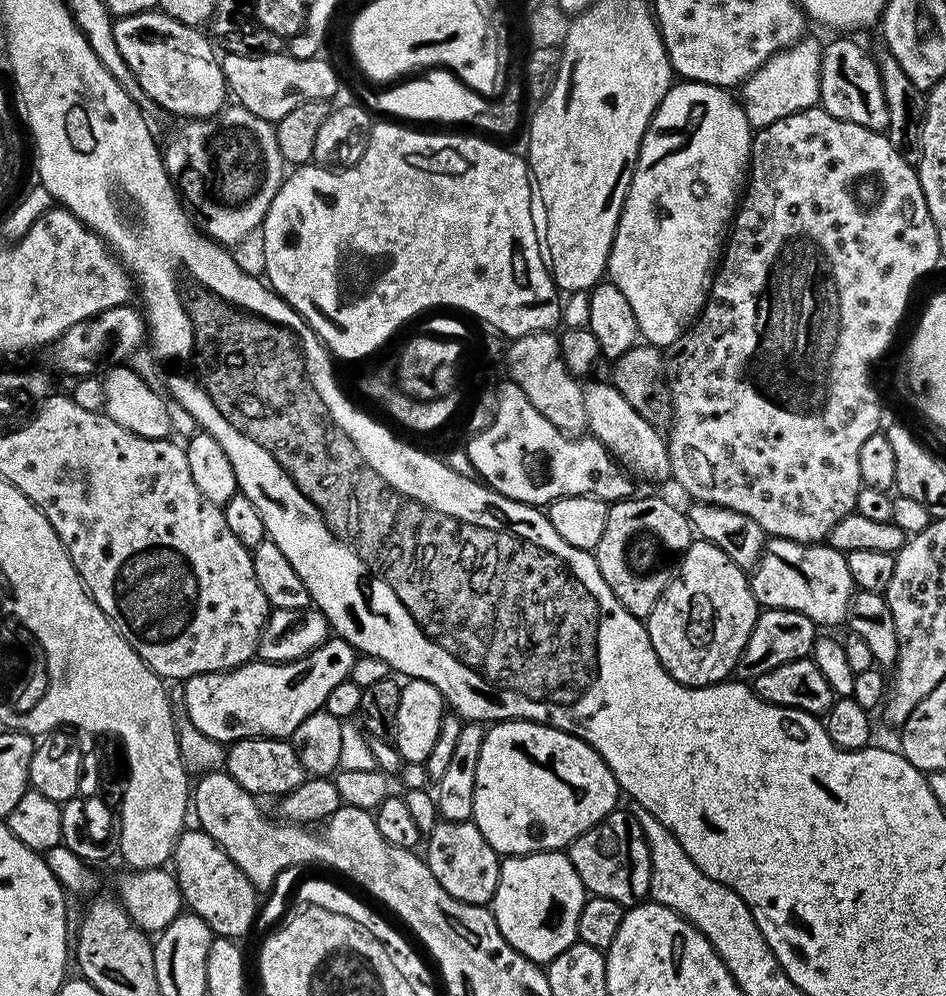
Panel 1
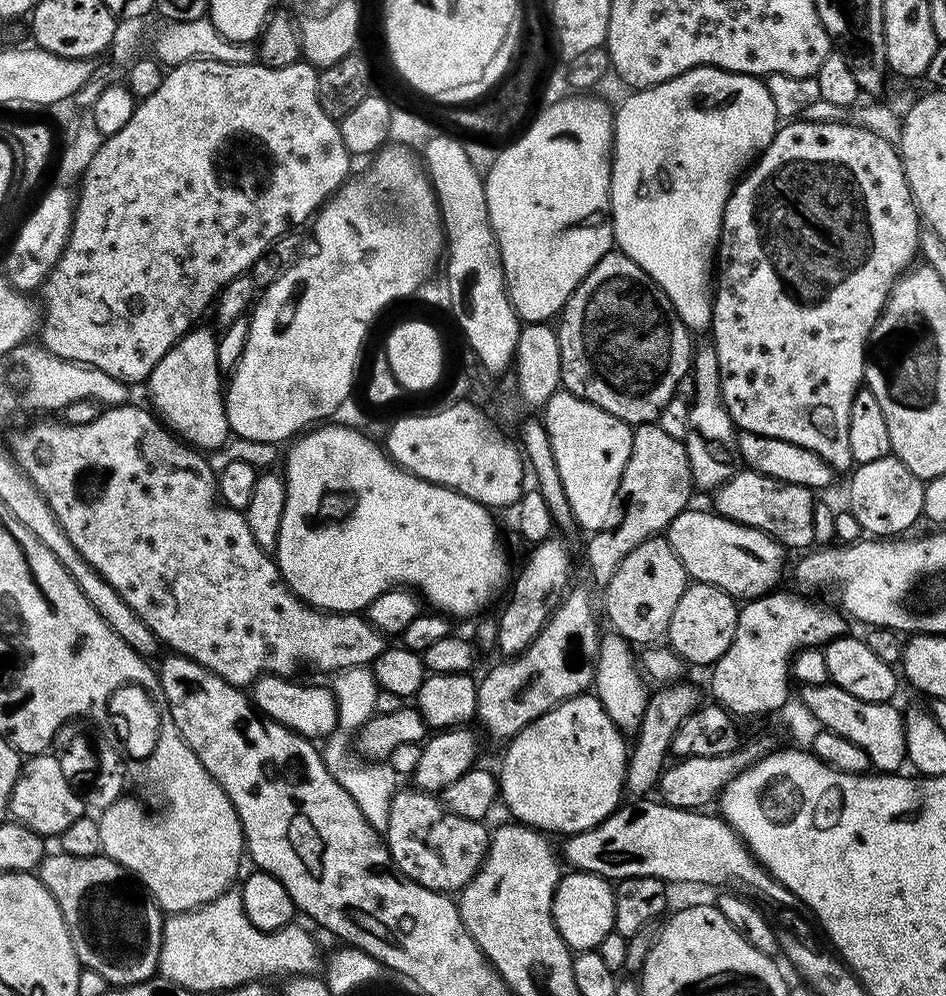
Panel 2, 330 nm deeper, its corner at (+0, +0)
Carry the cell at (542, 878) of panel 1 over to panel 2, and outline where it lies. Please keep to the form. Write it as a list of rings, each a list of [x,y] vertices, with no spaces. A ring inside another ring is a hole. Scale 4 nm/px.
[[[575,870],[561,875],[560,885],[557,886],[552,899],[552,918],[568,947],[573,950],[599,949],[602,938],[606,938],[606,934],[610,934],[616,927],[615,901],[616,893],[613,885],[603,876]]]

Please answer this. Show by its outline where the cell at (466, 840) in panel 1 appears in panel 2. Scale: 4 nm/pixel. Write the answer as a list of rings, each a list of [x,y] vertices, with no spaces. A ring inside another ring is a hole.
[[[415,786],[407,787],[397,790],[390,802],[386,843],[391,863],[394,865],[395,871],[405,880],[418,882],[418,886],[426,886],[426,890],[445,894],[459,893],[460,889],[468,885],[470,878],[474,878],[474,874],[478,874],[478,870],[482,866],[488,849],[490,828],[487,828],[487,823],[454,814],[449,808],[444,807],[443,803],[431,792],[422,792]]]

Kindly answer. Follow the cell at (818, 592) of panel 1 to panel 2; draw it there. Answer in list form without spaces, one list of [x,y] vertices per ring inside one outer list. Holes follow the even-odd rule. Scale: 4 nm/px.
[[[697,506],[685,508],[674,522],[670,522],[666,533],[668,545],[678,554],[682,566],[687,570],[689,577],[697,584],[713,584],[722,591],[729,592],[733,598],[755,598],[766,596],[777,587],[776,584],[784,576],[785,545],[770,534],[758,530],[754,526],[746,526],[734,522],[730,518],[717,514],[715,511],[703,512]]]

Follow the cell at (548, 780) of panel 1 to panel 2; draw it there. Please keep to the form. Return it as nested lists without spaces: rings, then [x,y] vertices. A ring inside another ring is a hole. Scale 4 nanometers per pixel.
[[[583,694],[570,697],[561,704],[554,706],[549,712],[542,714],[537,720],[530,722],[516,736],[507,741],[508,749],[504,752],[504,761],[500,764],[500,772],[498,771],[498,796],[510,811],[513,812],[515,819],[521,824],[527,824],[529,828],[535,828],[545,834],[553,834],[552,832],[564,832],[563,834],[571,834],[574,832],[585,832],[593,828],[595,824],[600,824],[609,814],[615,812],[621,803],[620,791],[623,793],[626,788],[626,765],[630,755],[629,749],[624,749],[625,737],[619,728],[616,727],[603,708],[602,702],[595,694]]]

